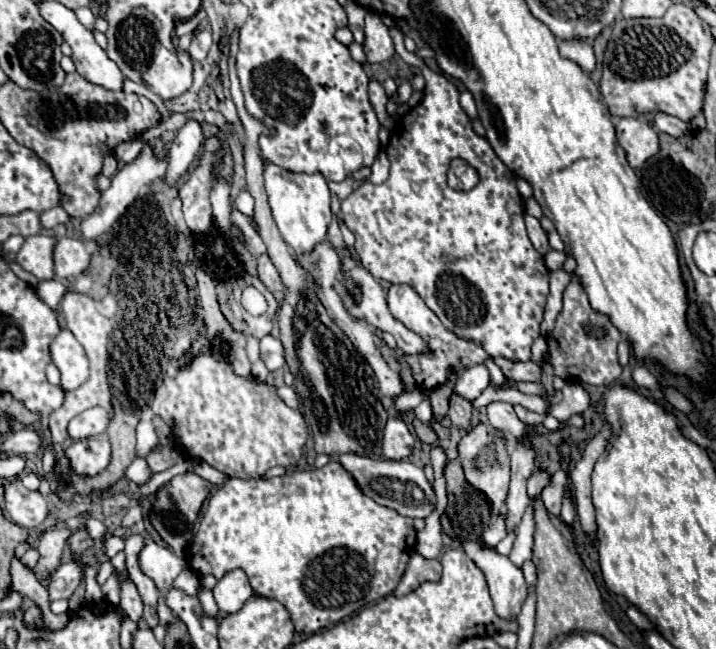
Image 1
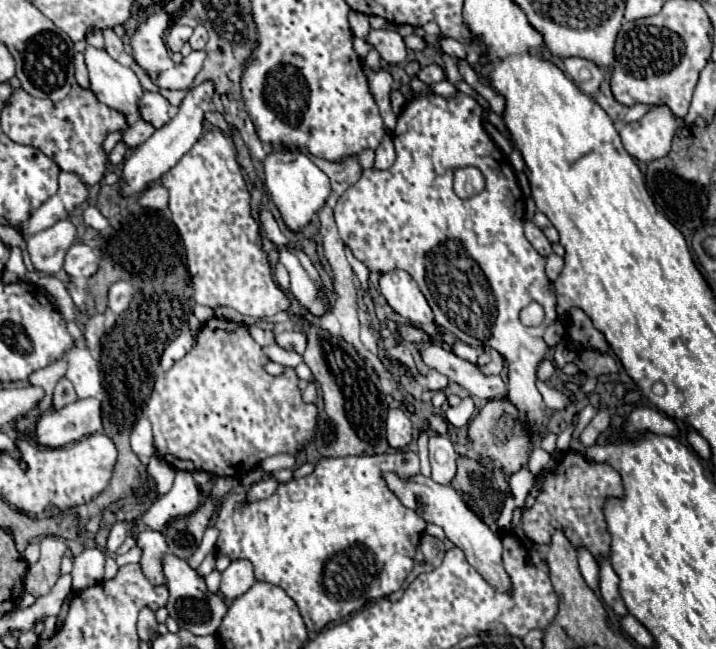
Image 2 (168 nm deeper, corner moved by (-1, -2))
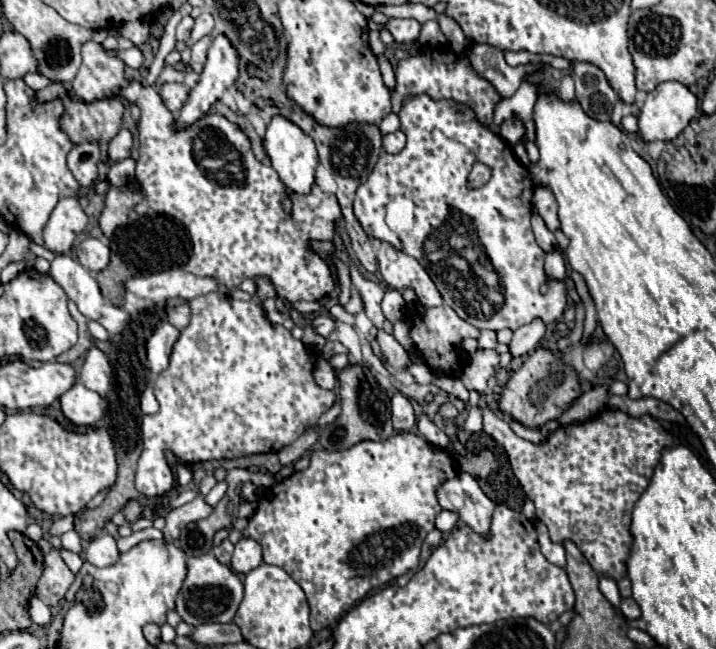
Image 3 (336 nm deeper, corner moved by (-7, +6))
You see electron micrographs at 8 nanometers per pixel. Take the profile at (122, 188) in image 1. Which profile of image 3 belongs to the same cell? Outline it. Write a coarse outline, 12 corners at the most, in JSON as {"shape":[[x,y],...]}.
{"shape":[[218,36],[198,84],[174,120],[184,130],[204,118],[236,82],[236,50]]}

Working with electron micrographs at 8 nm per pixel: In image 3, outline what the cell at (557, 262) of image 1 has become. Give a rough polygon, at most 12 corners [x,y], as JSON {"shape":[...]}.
{"shape":[[560,250],[546,254],[546,274],[562,280],[566,276],[566,262]]}

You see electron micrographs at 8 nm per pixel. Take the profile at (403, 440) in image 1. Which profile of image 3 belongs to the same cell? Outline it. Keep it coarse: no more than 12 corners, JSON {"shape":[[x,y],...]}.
{"shape":[[402,394],[392,398],[396,432],[410,432],[416,424],[414,408]]}

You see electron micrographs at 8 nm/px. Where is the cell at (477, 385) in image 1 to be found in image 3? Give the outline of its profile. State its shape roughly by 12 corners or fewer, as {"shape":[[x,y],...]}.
{"shape":[[540,320],[518,328],[508,344],[512,358],[526,356],[544,338]]}

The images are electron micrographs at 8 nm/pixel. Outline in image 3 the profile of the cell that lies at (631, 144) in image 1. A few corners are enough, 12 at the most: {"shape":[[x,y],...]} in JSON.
{"shape":[[664,82],[638,116],[644,142],[670,142],[688,126],[698,98]]}

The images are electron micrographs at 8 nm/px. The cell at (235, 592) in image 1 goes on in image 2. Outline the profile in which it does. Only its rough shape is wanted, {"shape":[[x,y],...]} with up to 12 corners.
{"shape":[[232,560],[222,572],[220,594],[242,596],[254,582],[248,560]]}

